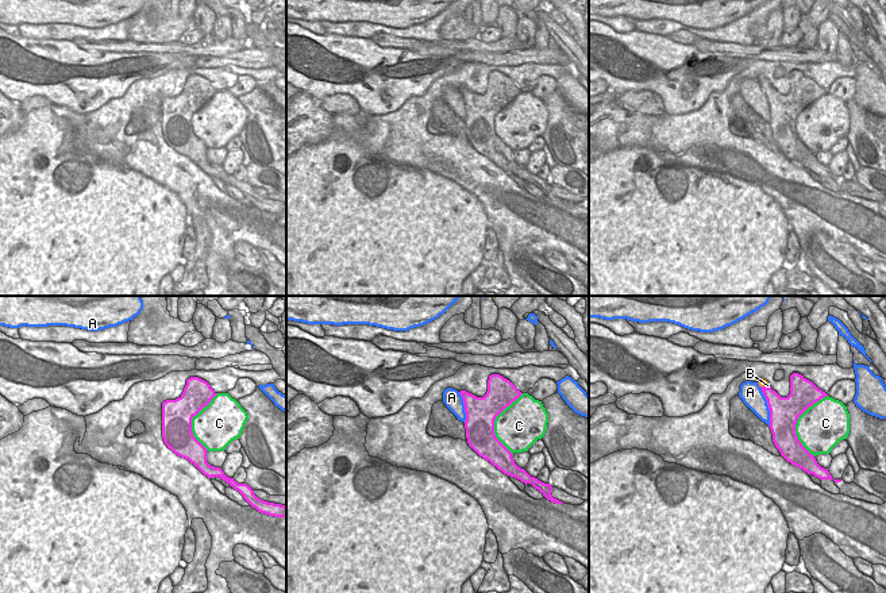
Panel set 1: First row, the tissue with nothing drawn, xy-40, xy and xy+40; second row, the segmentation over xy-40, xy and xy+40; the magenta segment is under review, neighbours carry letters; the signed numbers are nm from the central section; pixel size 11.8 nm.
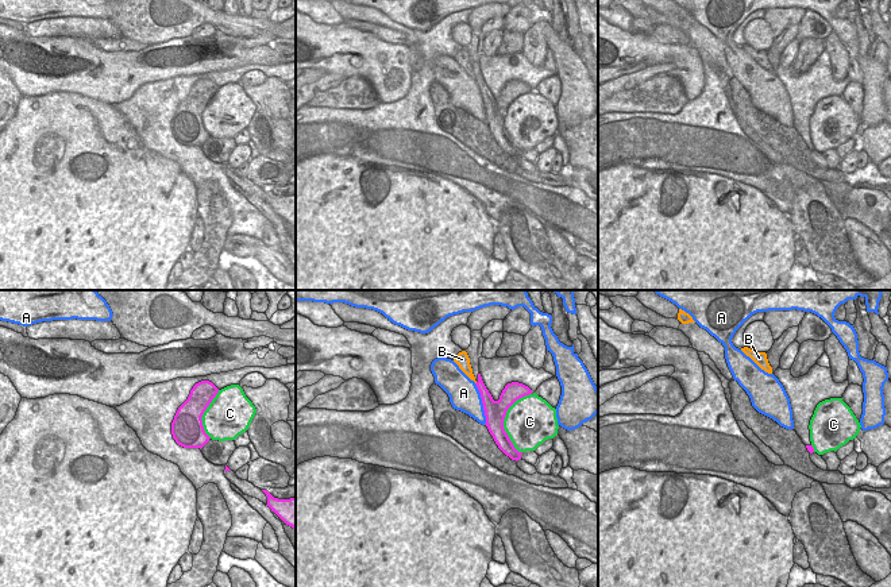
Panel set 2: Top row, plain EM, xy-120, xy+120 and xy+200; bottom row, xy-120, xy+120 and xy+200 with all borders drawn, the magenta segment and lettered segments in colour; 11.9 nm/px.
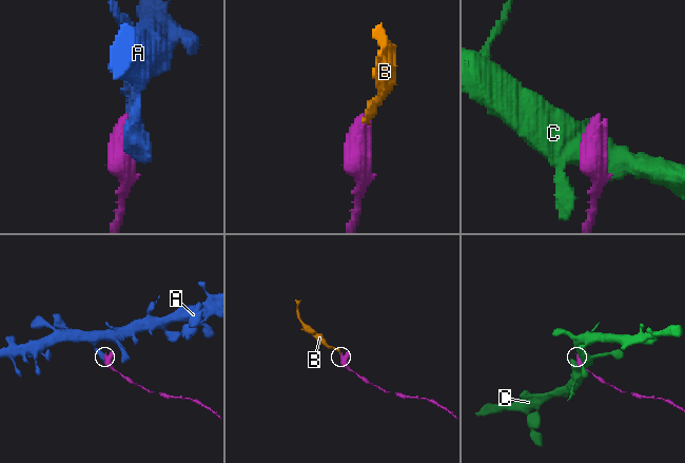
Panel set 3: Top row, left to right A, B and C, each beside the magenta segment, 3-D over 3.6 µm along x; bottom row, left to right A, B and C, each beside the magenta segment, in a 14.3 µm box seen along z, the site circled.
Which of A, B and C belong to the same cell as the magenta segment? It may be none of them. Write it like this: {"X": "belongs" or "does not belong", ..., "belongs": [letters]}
{"A": "does not belong", "B": "does not belong", "C": "does not belong", "belongs": []}

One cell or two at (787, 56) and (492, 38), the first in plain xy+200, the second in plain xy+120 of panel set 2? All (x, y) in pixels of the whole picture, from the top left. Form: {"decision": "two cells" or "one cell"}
{"decision": "one cell"}

